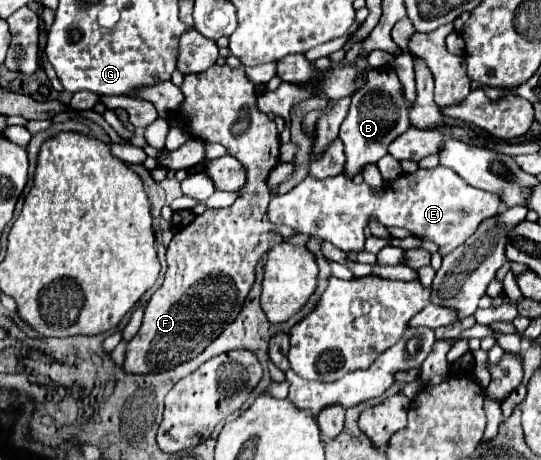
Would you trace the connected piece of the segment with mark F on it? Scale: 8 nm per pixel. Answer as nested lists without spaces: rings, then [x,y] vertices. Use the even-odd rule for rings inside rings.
[[[211,66],[201,74],[187,74],[181,86],[185,94],[185,102],[177,110],[181,118],[187,120],[187,132],[195,138],[207,142],[219,142],[227,148],[227,154],[237,158],[245,168],[247,180],[245,186],[239,190],[239,198],[229,206],[217,212],[205,210],[197,216],[191,224],[175,232],[173,240],[167,246],[167,274],[163,286],[151,296],[151,302],[145,308],[143,324],[135,338],[127,344],[123,370],[127,374],[151,374],[151,372],[165,372],[171,370],[197,354],[201,354],[223,330],[229,326],[243,308],[243,302],[255,282],[255,266],[261,256],[269,250],[269,232],[273,224],[267,218],[267,206],[271,194],[267,192],[267,176],[279,162],[279,132],[275,122],[257,110],[255,86],[245,76],[245,66],[231,70],[229,66]]]

